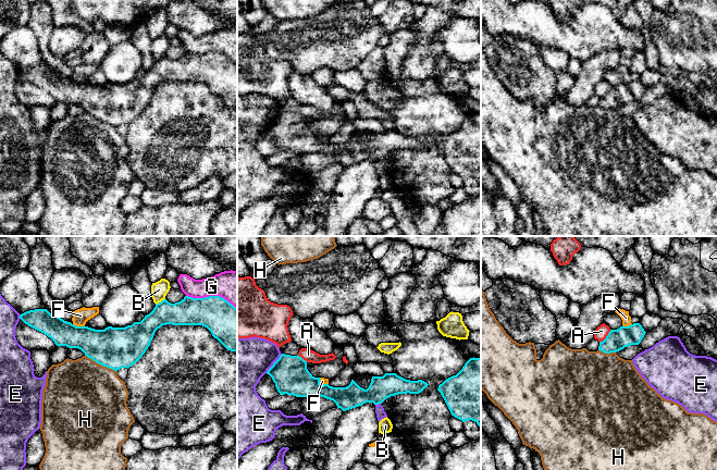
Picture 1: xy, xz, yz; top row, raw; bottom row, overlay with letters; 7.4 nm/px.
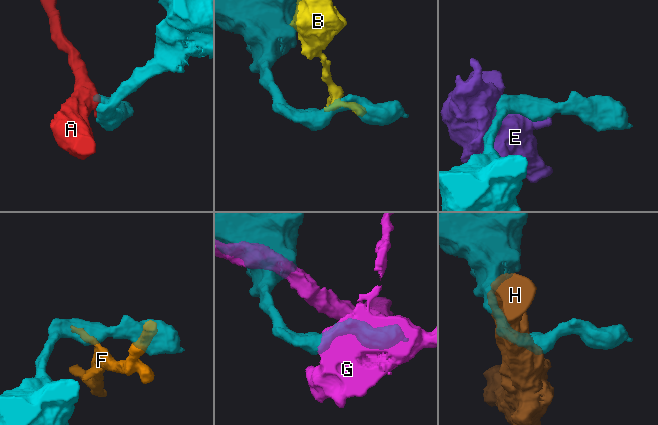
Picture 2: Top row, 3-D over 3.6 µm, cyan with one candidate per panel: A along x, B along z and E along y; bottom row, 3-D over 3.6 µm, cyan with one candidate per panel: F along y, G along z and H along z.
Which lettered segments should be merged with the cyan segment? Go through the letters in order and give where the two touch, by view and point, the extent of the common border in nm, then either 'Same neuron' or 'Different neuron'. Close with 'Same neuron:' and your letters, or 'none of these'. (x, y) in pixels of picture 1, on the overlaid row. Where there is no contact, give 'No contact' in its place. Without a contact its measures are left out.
A: Touches cyan at yz (606, 336). Shared border 130 nm. Different neuron
B: Touches cyan at xy (161, 301). Shared border 90 nm. Different neuron
E: Touches cyan at xz (273, 363). Shared border 190 nm. Different neuron
F: Touches cyan at xy (78, 326). Shared border 90 nm. Different neuron
G: Touches cyan at xy (211, 296). Shared border 380 nm. Different neuron
H: Touches cyan at xy (100, 363). Shared border 260 nm. Different neuron
Same neuron: none of these

